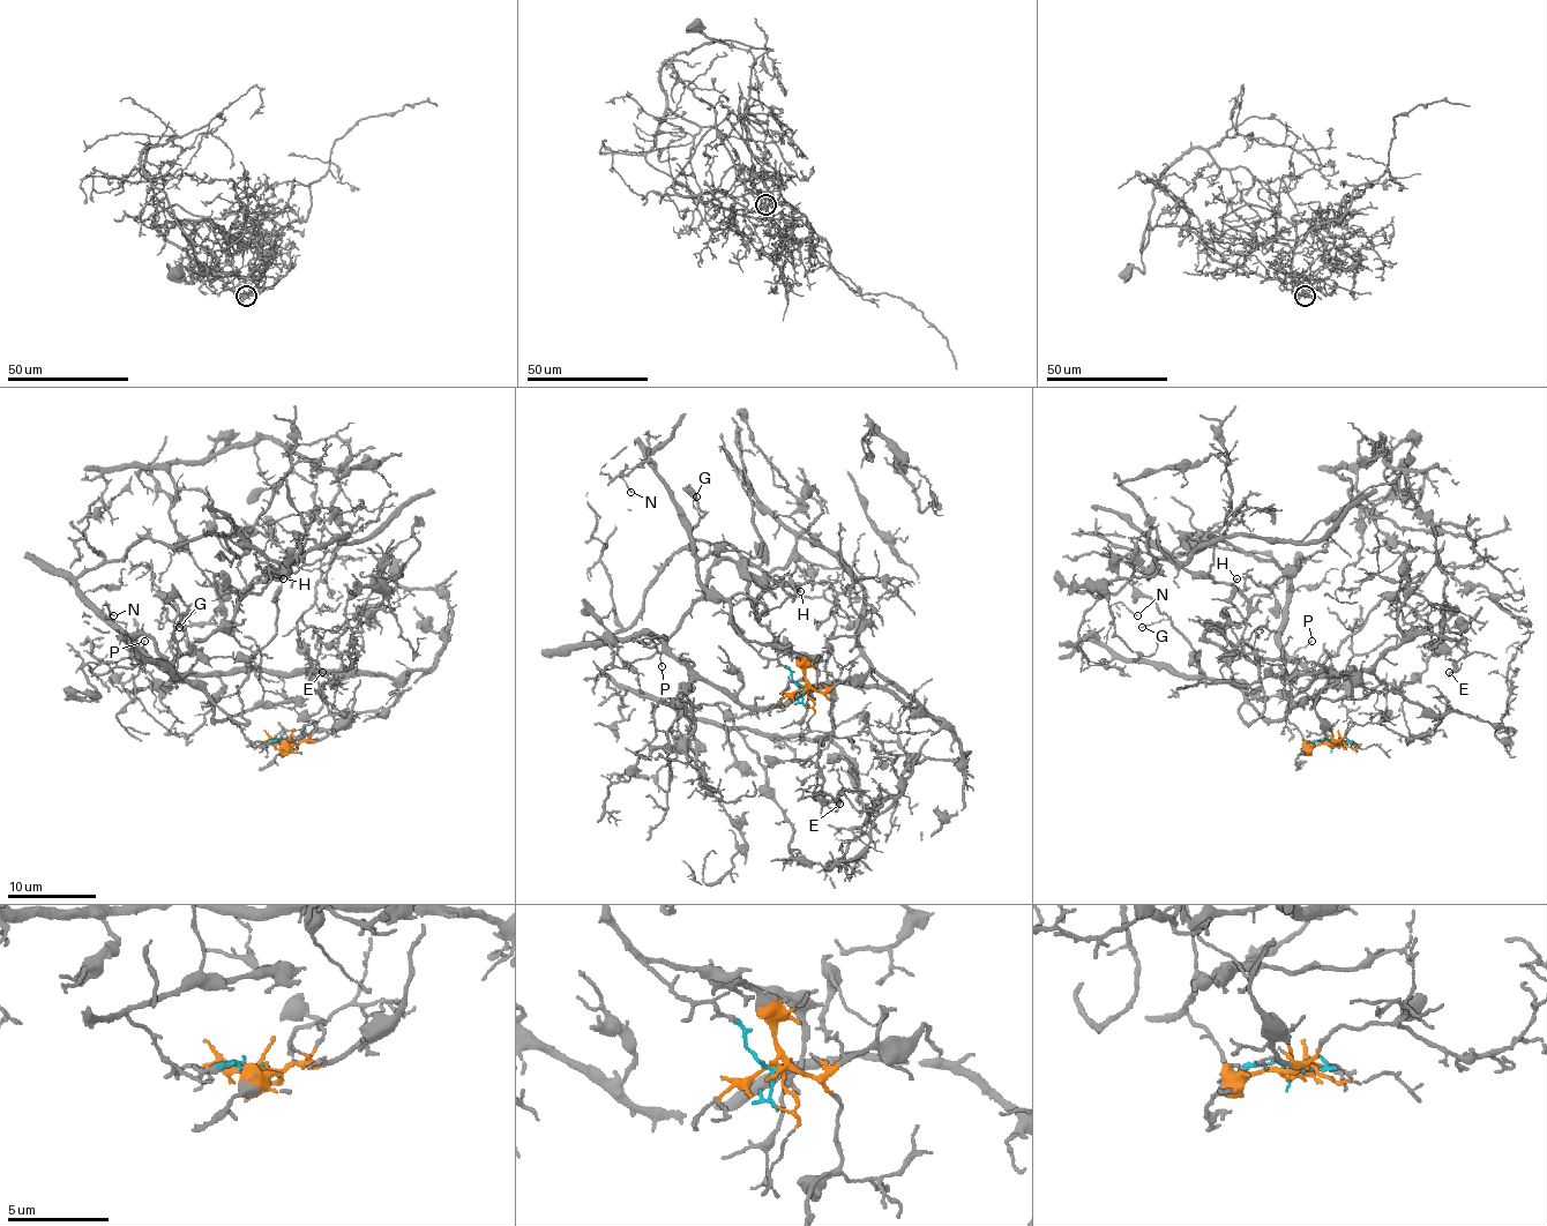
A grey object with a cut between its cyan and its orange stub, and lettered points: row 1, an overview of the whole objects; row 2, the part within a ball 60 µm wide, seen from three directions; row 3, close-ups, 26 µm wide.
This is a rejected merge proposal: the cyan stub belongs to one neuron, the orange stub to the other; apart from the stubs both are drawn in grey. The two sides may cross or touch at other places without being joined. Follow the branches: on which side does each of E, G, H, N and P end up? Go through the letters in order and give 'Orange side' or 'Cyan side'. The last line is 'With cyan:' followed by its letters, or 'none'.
E: Orange side
G: Cyan side
H: Cyan side
N: Cyan side
P: Orange side
With cyan: G, H, N

